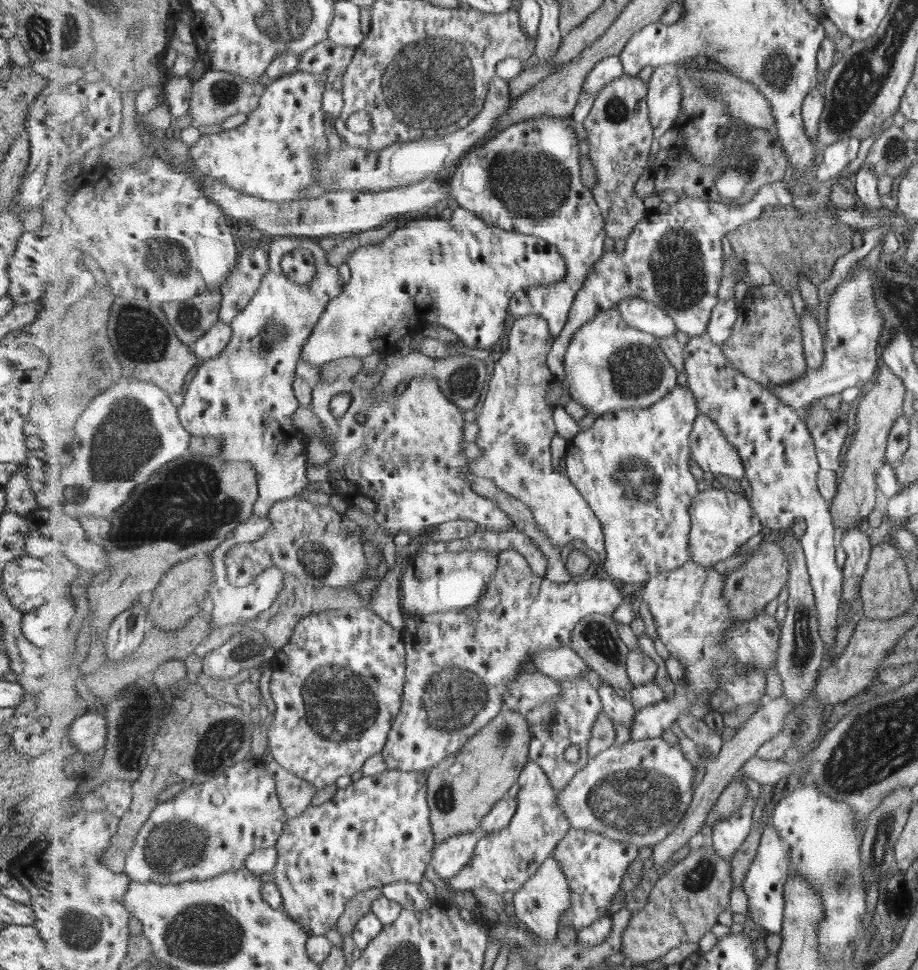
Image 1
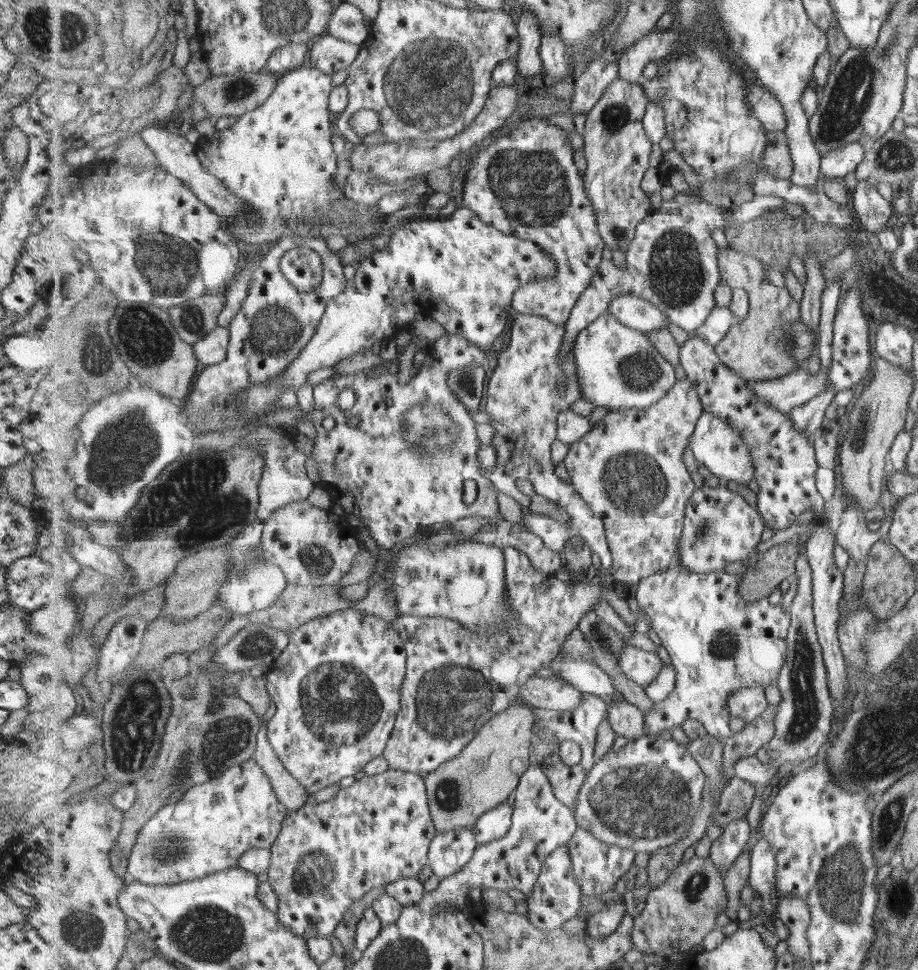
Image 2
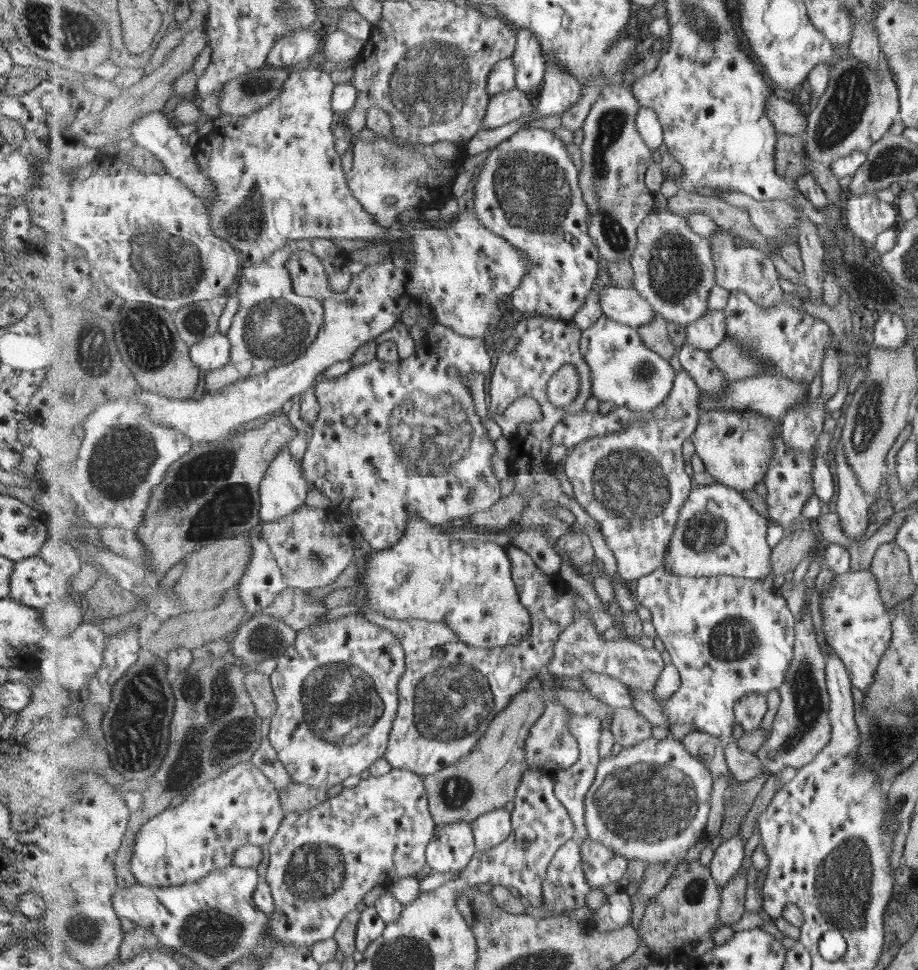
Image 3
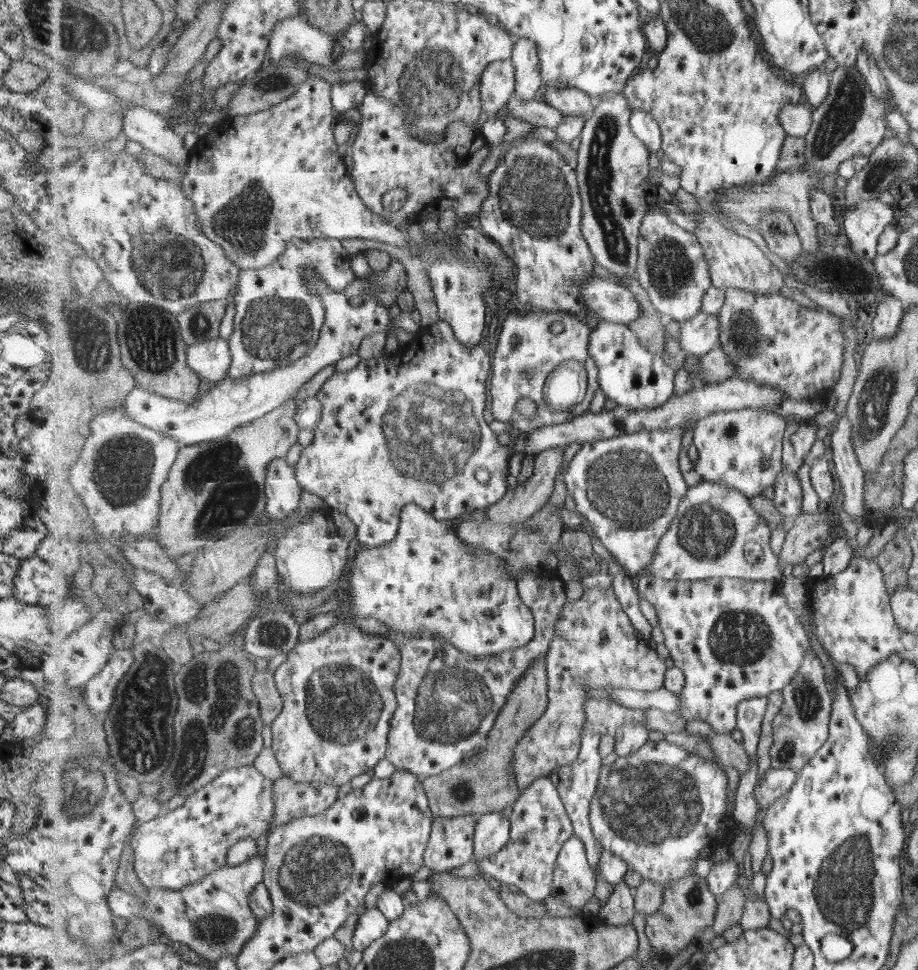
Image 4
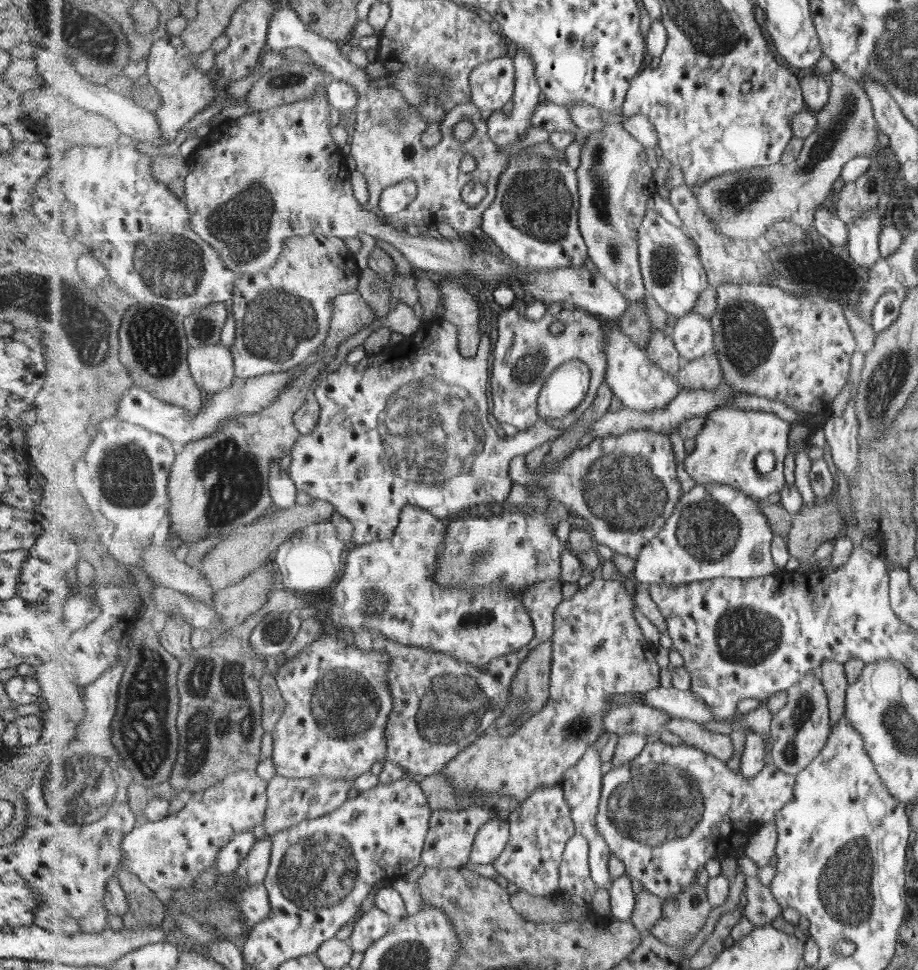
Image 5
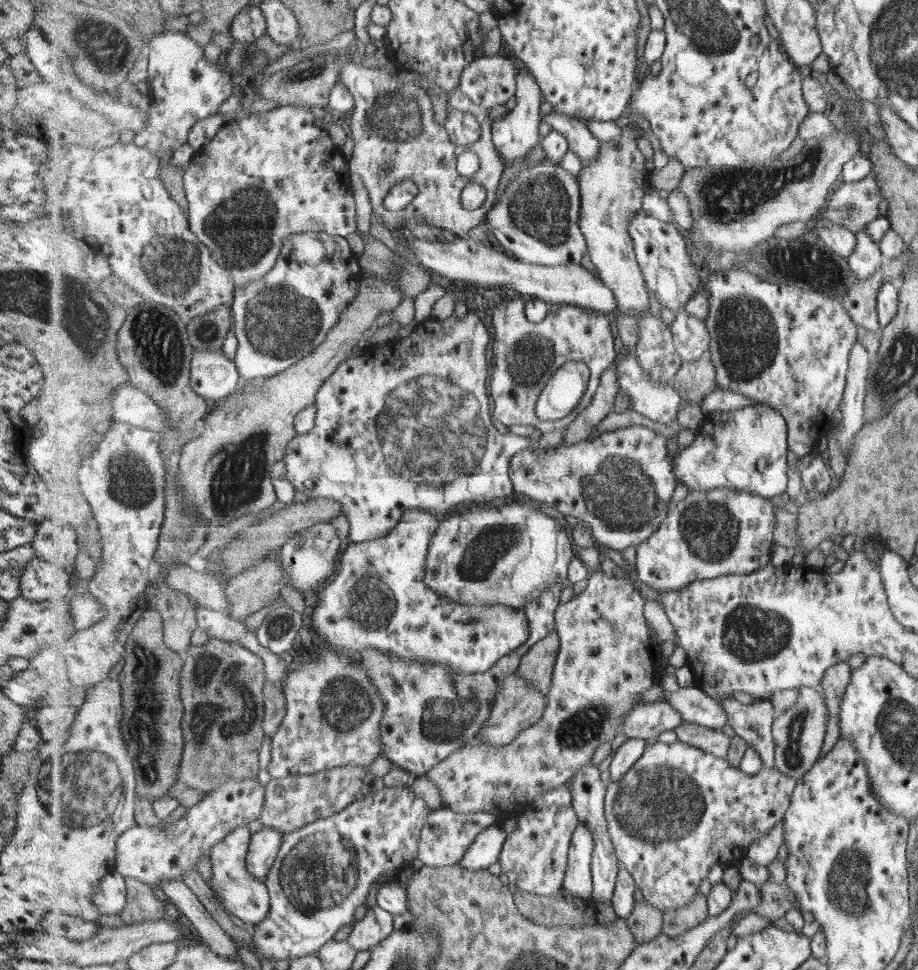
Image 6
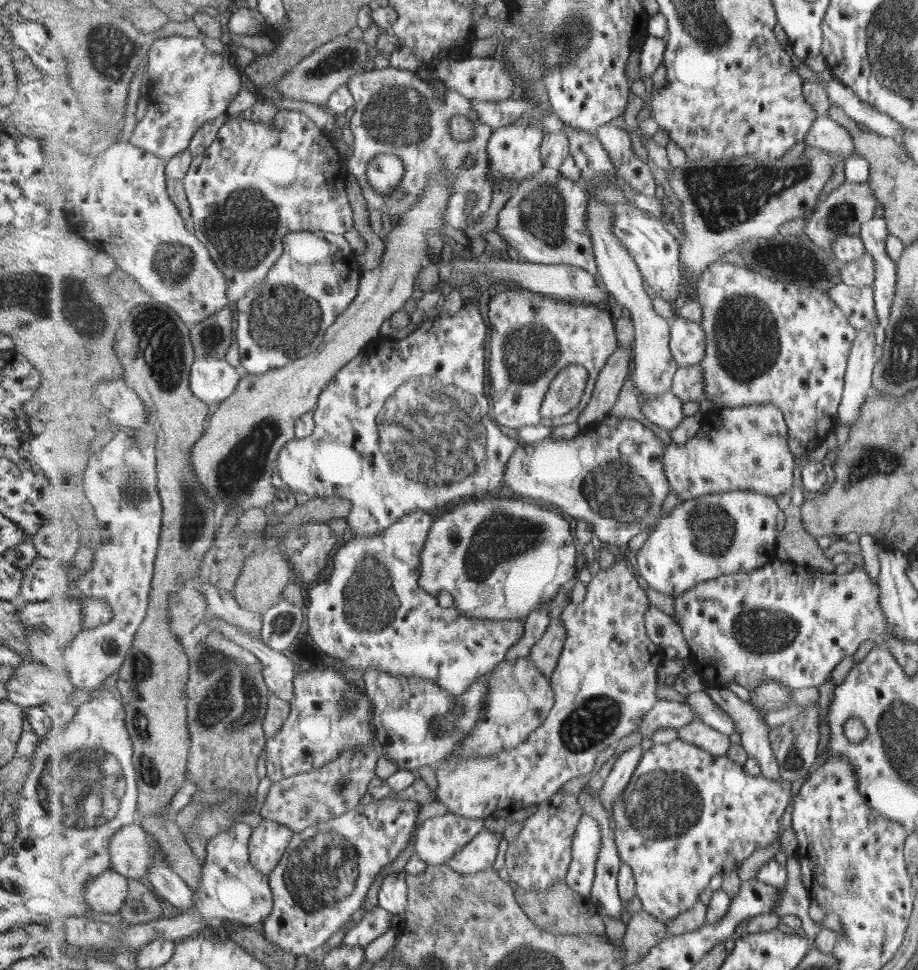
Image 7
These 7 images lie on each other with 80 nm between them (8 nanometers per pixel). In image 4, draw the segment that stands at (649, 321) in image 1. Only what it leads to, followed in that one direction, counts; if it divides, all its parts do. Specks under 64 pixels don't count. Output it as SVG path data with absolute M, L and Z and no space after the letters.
M589 275L588 279L582 282L580 290L585 297L587 309L595 312L599 319L629 325L640 316L641 308L639 308L639 302L635 300L635 294L620 285L615 278L603 279L597 275Z

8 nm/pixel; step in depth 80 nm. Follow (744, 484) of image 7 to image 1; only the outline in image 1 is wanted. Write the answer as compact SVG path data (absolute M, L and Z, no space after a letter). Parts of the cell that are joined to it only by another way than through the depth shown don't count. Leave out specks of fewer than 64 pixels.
M700 413L694 422L694 430L690 437L693 459L704 471L725 474L733 479L746 477L746 468L723 429L706 414Z

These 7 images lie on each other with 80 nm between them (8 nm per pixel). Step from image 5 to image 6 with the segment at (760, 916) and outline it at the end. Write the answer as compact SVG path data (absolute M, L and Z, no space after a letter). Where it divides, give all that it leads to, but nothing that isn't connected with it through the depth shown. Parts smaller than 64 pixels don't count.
M762 882L759 885L761 888L761 902L755 908L755 914L775 921L783 917L783 914L792 908L801 912L796 894L788 885L776 884L774 882Z

